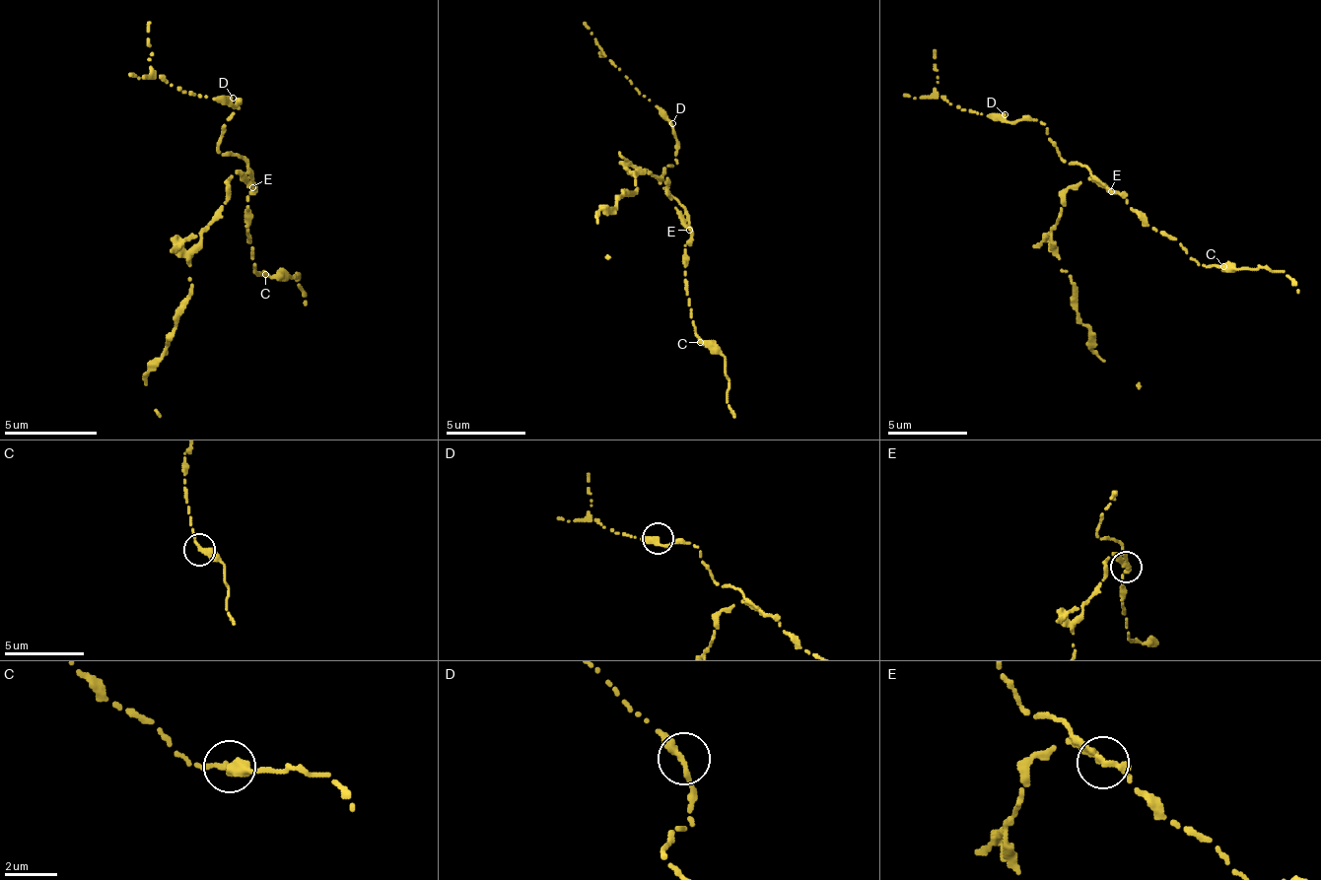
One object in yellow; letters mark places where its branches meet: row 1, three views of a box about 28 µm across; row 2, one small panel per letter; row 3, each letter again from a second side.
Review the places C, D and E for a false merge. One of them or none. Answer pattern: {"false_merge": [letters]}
{"false_merge": ["E"]}

